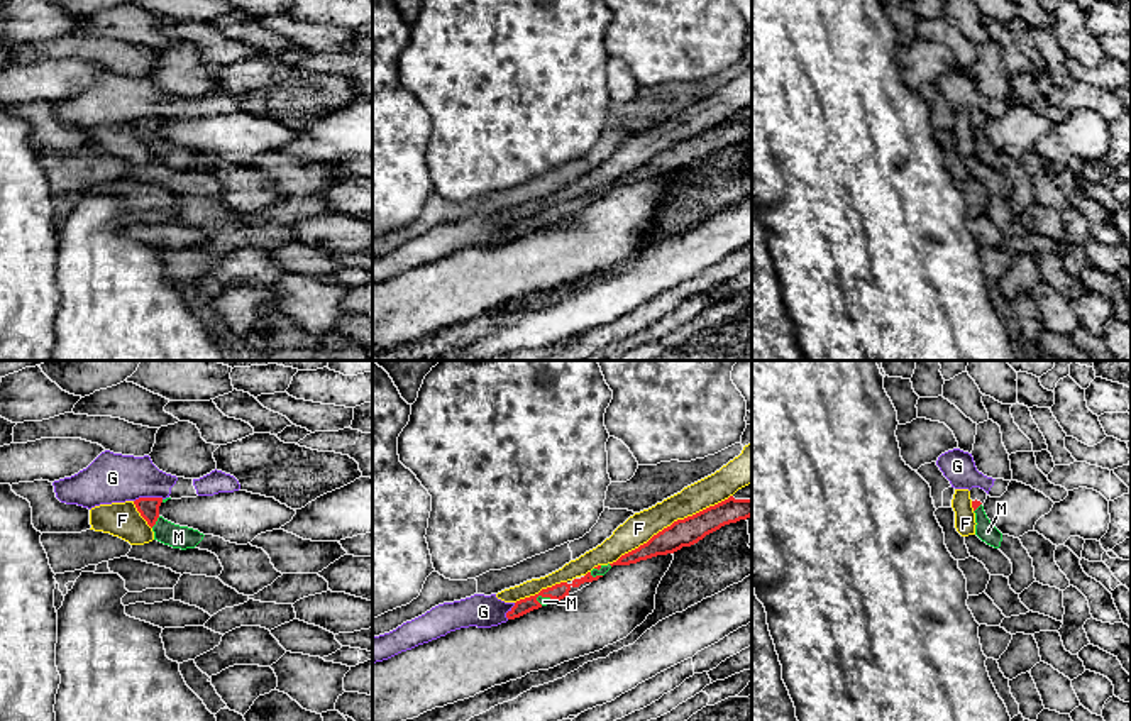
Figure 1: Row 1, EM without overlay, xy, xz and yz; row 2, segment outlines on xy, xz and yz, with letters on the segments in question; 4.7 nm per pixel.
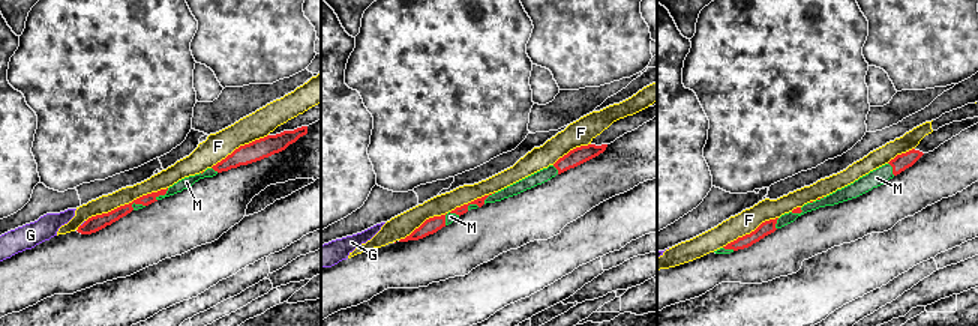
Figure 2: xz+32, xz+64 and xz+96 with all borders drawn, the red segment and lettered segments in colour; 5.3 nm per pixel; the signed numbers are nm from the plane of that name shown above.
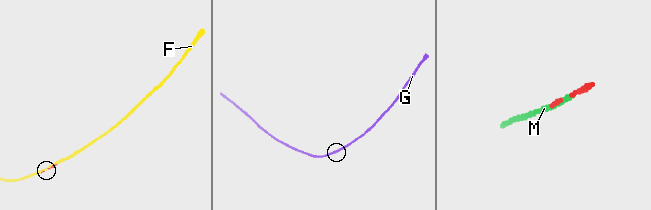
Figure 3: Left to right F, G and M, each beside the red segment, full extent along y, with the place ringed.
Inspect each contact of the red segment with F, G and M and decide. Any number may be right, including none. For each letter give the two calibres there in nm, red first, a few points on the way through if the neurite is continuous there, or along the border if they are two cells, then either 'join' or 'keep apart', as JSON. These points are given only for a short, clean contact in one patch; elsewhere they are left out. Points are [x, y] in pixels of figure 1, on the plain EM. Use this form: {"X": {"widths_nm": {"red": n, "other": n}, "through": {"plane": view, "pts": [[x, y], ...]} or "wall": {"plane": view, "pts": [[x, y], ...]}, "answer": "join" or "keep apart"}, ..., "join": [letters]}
{"F": {"widths_nm": {"red": 130, "other": 140}, "answer": "keep apart"}, "G": {"widths_nm": {"red": 100, "other": 240}, "answer": "keep apart"}, "M": {"widths_nm": {"red": 100, "other": 110}, "answer": "join"}, "join": ["M"]}

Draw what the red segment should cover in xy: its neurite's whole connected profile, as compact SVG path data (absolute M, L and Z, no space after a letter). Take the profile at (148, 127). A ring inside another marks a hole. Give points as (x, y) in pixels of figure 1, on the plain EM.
M139 118L134 122L137 132L141 137L147 142L147 146L154 152L154 161L169 166L173 169L195 169L201 161L203 154L198 151L188 149L188 147L179 147L174 146L168 140L164 140L159 135L159 127L166 124L171 118Z

